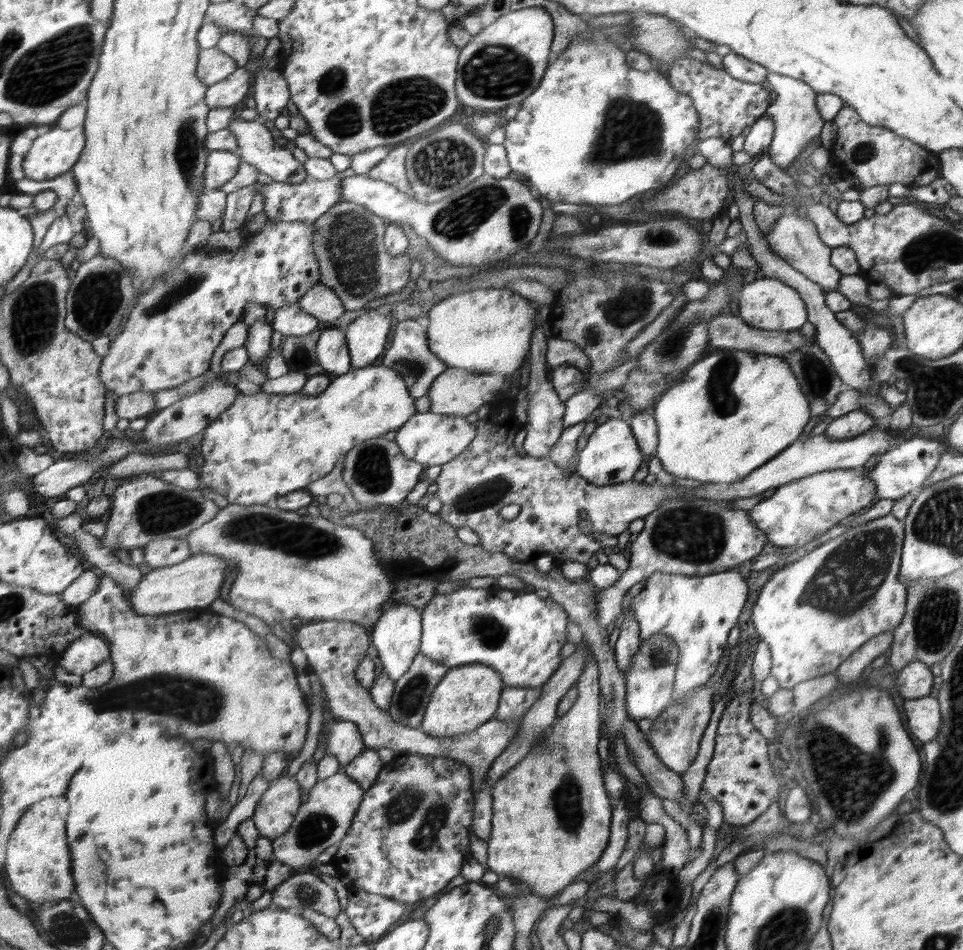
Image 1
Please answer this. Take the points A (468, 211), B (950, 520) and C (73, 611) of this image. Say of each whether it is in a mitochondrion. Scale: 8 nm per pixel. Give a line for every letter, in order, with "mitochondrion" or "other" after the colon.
A: mitochondrion
B: mitochondrion
C: other

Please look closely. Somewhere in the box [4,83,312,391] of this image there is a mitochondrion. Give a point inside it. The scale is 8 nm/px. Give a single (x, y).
(34, 321)

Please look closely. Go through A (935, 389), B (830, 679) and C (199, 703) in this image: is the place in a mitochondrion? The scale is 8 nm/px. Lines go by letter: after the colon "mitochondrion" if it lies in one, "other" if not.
A: mitochondrion
B: other
C: mitochondrion

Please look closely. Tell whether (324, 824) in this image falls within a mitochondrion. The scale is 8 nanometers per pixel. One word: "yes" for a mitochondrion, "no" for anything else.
yes

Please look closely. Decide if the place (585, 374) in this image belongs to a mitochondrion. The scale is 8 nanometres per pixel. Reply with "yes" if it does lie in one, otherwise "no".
no

